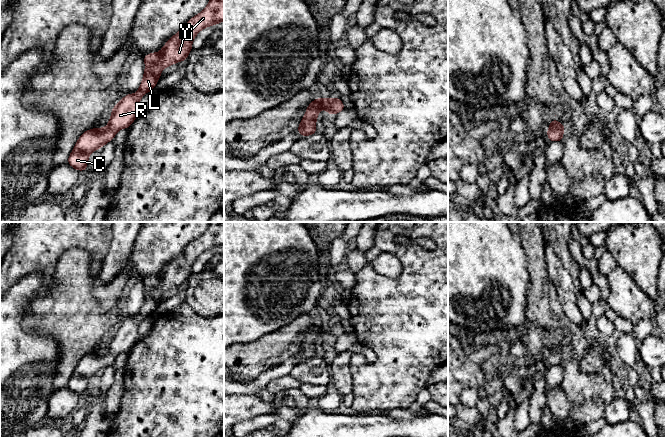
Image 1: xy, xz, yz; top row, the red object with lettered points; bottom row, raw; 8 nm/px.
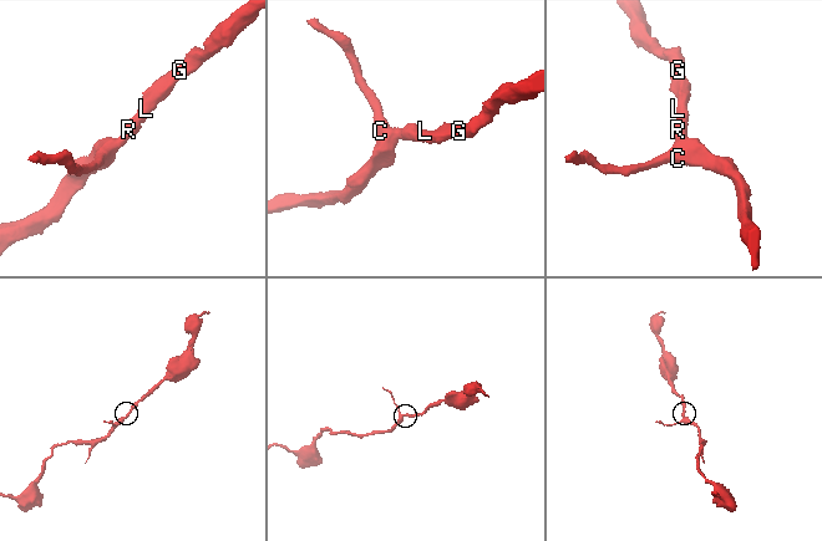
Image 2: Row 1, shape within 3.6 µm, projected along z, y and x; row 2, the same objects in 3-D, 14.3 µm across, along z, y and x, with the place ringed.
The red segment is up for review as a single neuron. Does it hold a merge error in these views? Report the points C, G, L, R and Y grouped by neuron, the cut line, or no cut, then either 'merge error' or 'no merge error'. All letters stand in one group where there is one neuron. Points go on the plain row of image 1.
C G L R Y | no cut | no merge error

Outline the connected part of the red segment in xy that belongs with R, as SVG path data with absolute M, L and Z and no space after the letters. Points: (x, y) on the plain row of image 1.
M211 222L208 229L198 239L192 241L178 257L172 260L162 271L159 277L152 276L149 279L143 280L145 295L138 315L135 318L127 317L125 321L114 330L111 335L111 342L105 352L93 352L82 357L69 379L67 387L78 395L85 395L87 393L88 382L93 375L102 372L106 367L112 365L119 354L123 352L128 353L131 350L133 345L139 339L139 325L144 318L155 312L157 305L161 300L162 294L177 286L186 285L190 275L192 274L192 265L195 260L202 253L211 249L217 249L223 244L224 222Z

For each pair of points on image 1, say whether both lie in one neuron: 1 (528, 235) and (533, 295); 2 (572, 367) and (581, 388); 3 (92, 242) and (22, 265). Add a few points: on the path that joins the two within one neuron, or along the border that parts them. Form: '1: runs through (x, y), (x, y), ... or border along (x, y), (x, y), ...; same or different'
1: runs through (535, 250), (536, 280); same
2: runs through (572, 372), (572, 378), (576, 383); same
3: runs through (75, 240), (47, 240), (39, 248); same

